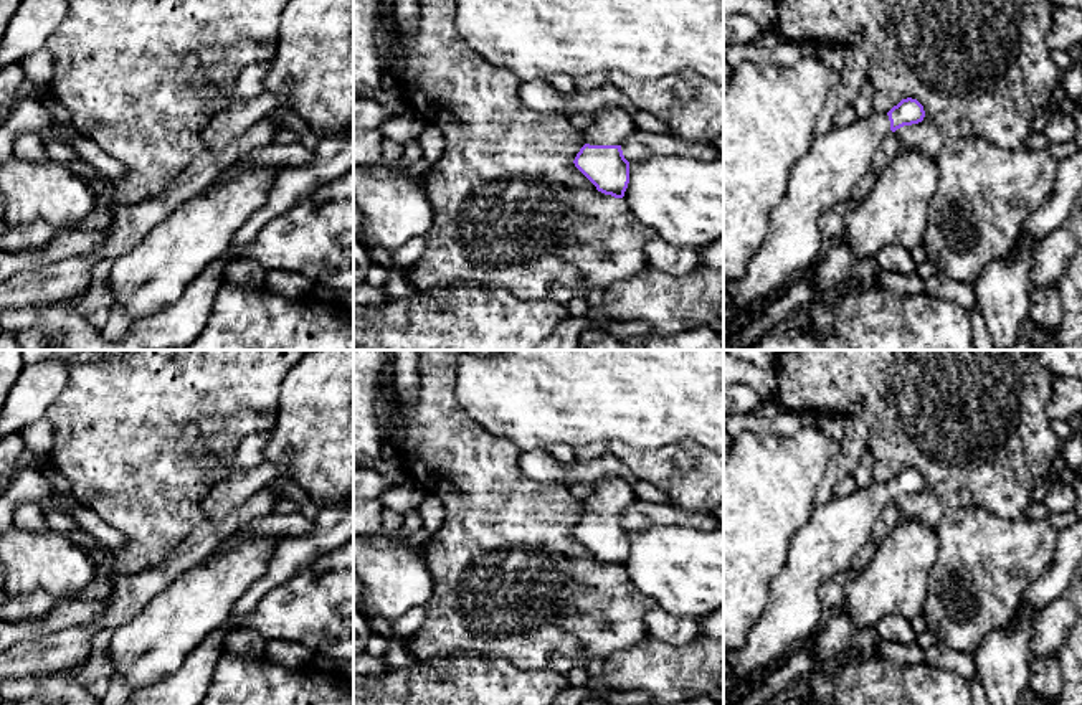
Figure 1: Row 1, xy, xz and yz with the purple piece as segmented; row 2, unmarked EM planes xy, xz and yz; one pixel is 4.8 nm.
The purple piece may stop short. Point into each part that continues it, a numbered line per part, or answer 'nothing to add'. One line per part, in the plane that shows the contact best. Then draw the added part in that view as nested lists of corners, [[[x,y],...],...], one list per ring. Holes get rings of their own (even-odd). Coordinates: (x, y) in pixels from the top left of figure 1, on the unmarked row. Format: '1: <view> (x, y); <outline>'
1: xz (612, 496); [[[619,477],[595,482],[595,490],[585,502],[590,515],[621,515],[636,499],[636,492]]]

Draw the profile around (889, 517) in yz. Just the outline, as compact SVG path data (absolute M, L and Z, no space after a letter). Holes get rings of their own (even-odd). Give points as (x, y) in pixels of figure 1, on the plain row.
M890 502L887 507L884 507L880 515L876 518L871 532L871 540L876 546L884 542L884 538L897 525L899 518L900 517L895 502Z

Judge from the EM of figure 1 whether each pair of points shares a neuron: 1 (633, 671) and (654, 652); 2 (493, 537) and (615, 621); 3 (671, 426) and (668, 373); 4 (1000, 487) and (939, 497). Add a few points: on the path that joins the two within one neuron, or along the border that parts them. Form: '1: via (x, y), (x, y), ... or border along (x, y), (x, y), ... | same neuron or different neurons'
1: via (638, 669), (650, 657) | same neuron
2: via (522, 557), (574, 608), (585, 610) | same neuron
3: via (671, 413), (671, 387) | same neuron
4: via (985, 487), (953, 487) | same neuron

